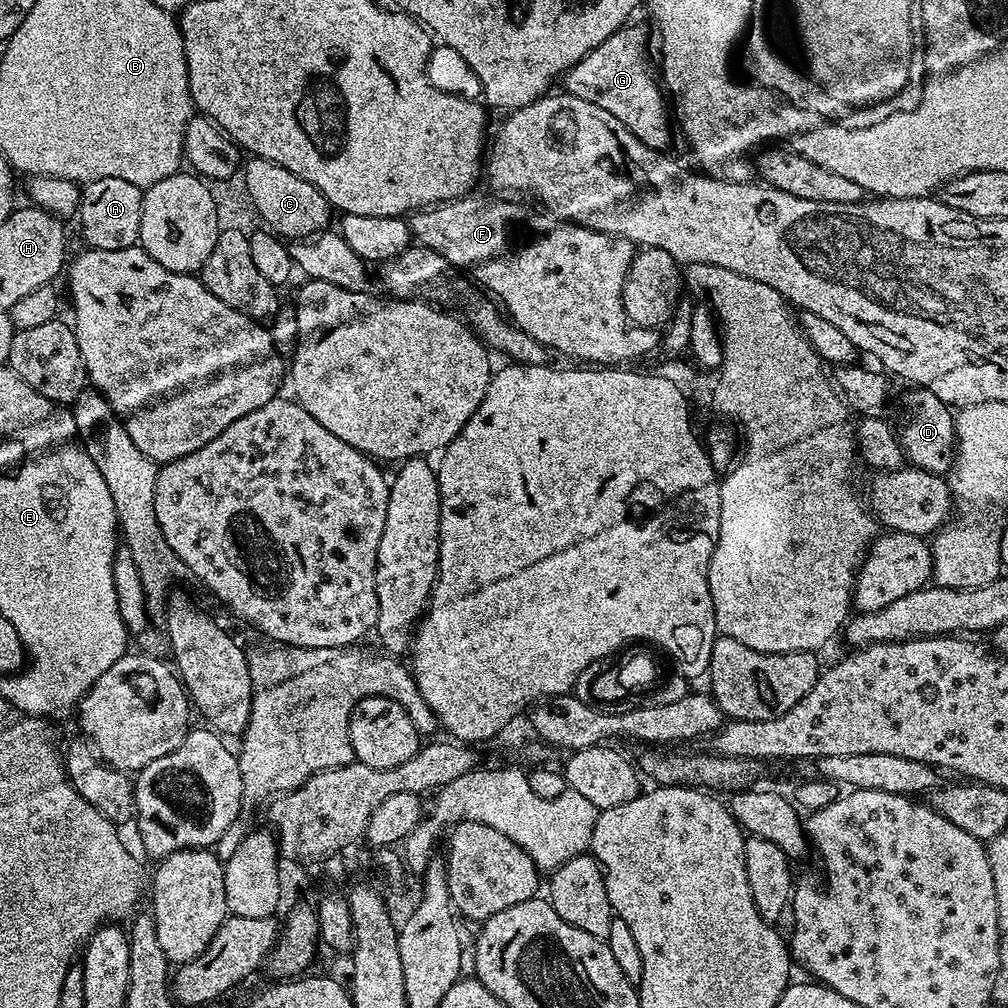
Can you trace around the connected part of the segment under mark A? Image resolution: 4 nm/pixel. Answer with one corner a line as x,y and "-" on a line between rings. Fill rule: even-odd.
98,178
80,190
79,235
88,248
98,250
126,250
137,247
142,226
142,198
144,189
125,182
123,178

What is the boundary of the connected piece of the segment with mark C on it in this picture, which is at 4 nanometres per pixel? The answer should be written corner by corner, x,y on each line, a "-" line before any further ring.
252,158
243,165
244,188
246,196
253,200
255,215
265,220
267,227
276,236
287,238
289,241
300,242
318,232
325,231
329,227
328,219
334,215
326,197
318,191
310,182
290,174
282,166
278,166
269,160

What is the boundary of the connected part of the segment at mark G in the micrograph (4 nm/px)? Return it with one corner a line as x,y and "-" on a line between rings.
632,27
619,28
614,35
606,38
606,42
602,42
602,46
586,54
586,58
579,60
569,72
564,73
563,91
569,96
594,102
594,106
602,106
602,110
614,114
614,118
618,118
618,122
622,122
622,126
634,134
634,138
646,142
646,146
664,150
669,147
670,104
661,81
652,77
644,61
648,56
648,36
642,29

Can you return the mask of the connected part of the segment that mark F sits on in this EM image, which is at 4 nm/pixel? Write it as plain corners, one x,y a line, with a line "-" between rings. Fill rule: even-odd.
469,194
458,200
449,200
447,204
438,204
431,208
421,208
419,212
411,213
410,227
412,239
419,247
433,248
446,262
450,262
457,270
466,270
467,275
485,293
491,294
502,305
503,311
507,313
513,324
530,334
540,344
546,345
553,353
561,352
569,356
569,361
579,362
584,366
628,366
636,358
648,356
652,351
659,349
662,344
662,336
657,329
636,325
630,320
623,308
623,288
627,282
627,274
631,268
634,257
634,245
626,238
595,232
584,228
581,224
571,224
569,220
558,220
555,216
539,207
531,208
528,204
519,204
519,199
504,198
508,200
475,200
475,195

